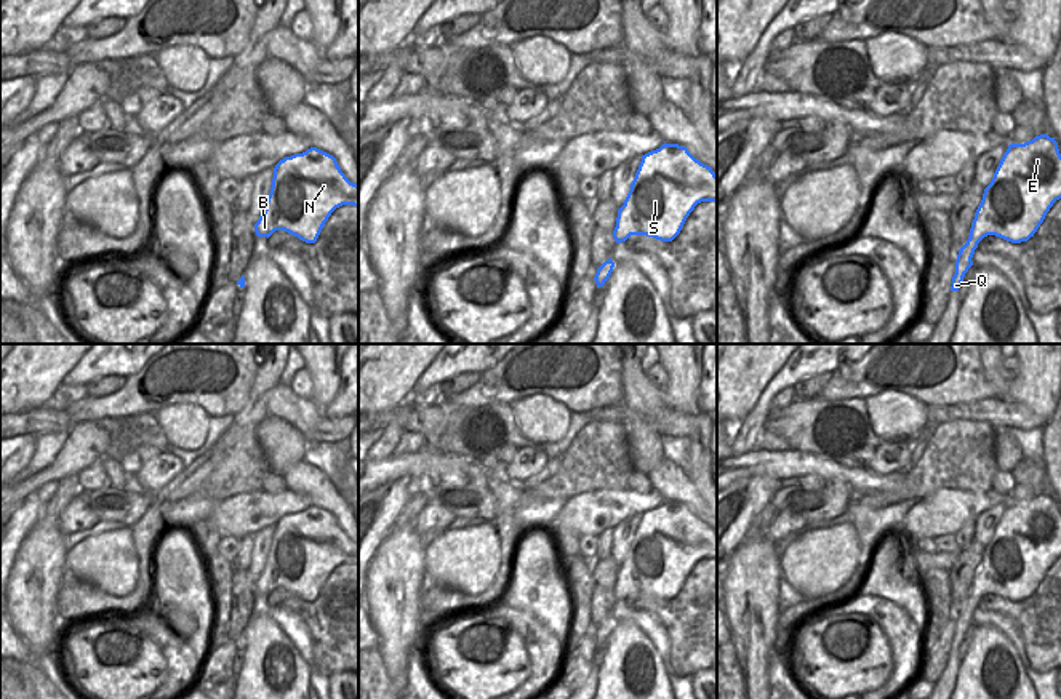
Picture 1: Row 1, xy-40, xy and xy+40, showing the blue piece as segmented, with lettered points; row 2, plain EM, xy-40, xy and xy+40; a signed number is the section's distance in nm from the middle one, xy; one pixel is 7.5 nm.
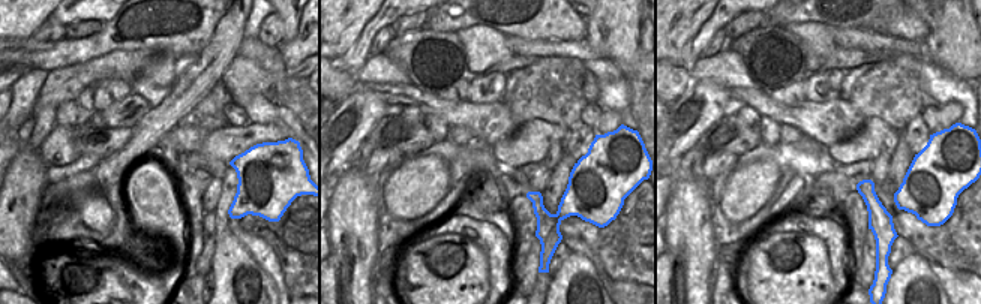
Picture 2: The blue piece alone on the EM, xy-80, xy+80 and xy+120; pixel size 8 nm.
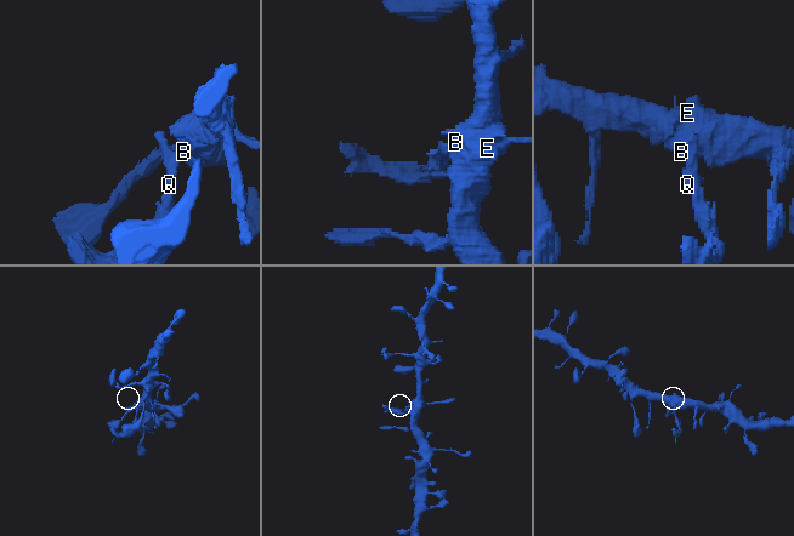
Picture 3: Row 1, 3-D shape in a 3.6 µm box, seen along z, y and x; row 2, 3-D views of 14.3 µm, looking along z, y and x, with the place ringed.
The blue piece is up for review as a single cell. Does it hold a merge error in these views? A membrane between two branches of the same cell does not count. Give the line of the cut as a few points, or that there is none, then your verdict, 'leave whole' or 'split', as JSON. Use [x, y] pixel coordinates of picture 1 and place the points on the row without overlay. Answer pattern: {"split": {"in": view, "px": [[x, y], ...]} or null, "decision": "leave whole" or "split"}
{"split": {"in": "xy+40", "px": [[968, 597], [976, 602]]}, "decision": "split"}

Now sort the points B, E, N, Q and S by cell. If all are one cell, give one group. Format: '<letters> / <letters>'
B E N S / Q

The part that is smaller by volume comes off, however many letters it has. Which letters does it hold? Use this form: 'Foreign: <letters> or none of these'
Foreign: Q

